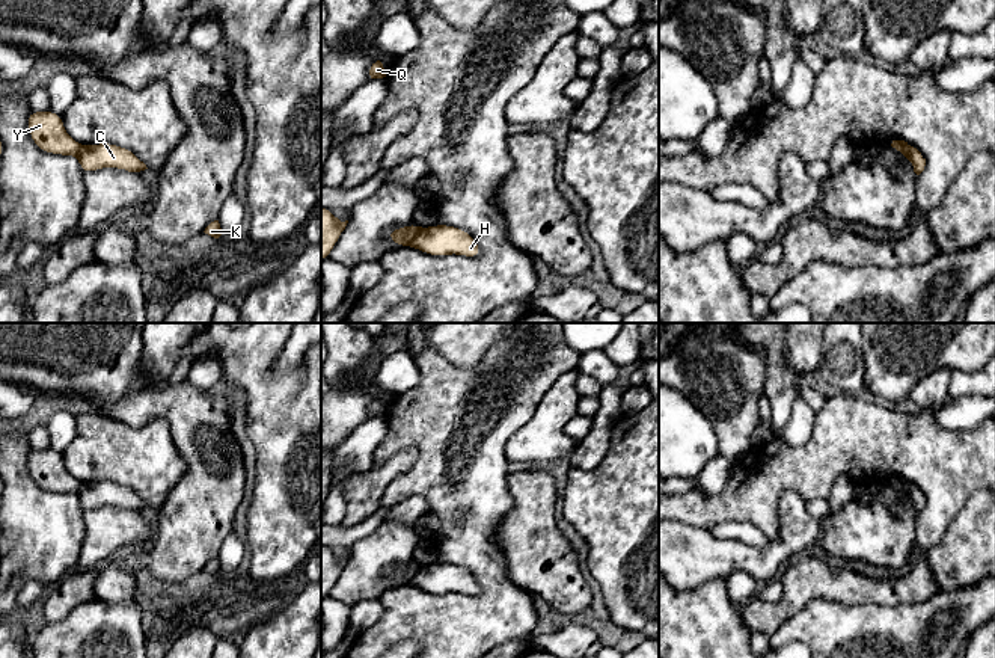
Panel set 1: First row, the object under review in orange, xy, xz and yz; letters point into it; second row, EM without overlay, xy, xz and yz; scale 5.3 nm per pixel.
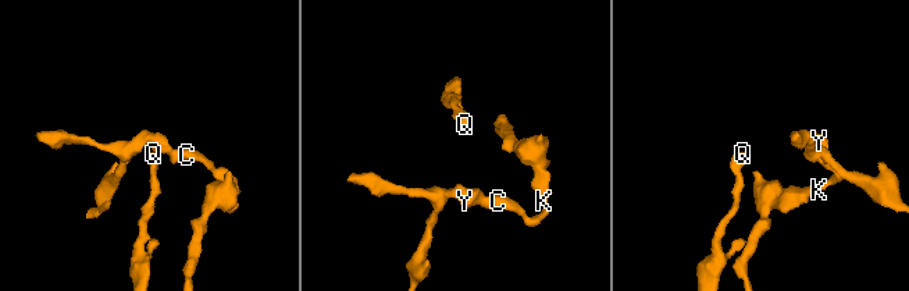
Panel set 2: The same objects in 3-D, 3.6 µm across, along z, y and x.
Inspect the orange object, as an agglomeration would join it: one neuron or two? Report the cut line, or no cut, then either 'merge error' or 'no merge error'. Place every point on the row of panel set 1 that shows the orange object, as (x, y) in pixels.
cut xz (419, 228), (407, 245); merge error

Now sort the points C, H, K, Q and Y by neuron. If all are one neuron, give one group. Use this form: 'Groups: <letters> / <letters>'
Groups: C H K Q / Y

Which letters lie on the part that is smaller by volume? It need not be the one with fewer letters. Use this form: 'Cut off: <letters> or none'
Cut off: C, H, K, Q

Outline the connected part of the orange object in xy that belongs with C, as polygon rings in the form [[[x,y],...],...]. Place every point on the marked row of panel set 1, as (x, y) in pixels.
[[[113,143],[83,145],[77,158],[83,174],[103,168],[118,168],[128,172],[148,169],[133,151]]]

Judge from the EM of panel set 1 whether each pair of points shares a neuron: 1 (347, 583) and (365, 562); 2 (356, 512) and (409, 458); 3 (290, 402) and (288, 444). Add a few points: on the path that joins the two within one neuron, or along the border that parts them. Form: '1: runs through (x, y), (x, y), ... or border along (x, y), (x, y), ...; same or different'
1: runs through (352, 578), (364, 566); same
2: runs through (364, 497), (394, 465); same
3: runs through (290, 412), (290, 433); same

